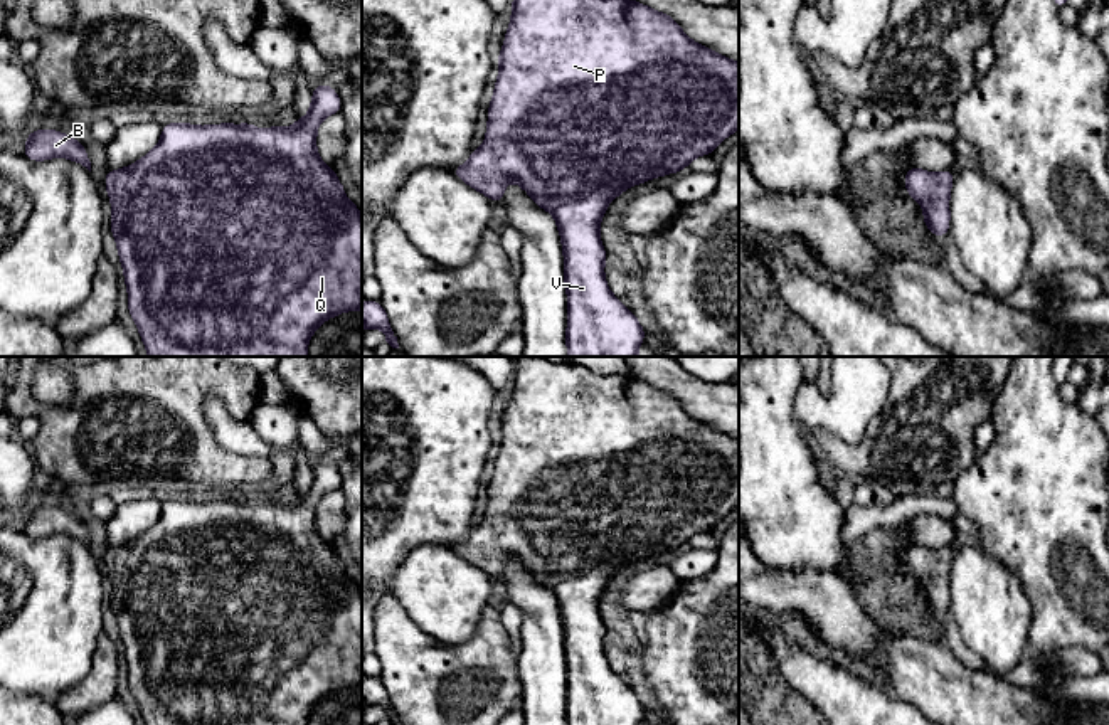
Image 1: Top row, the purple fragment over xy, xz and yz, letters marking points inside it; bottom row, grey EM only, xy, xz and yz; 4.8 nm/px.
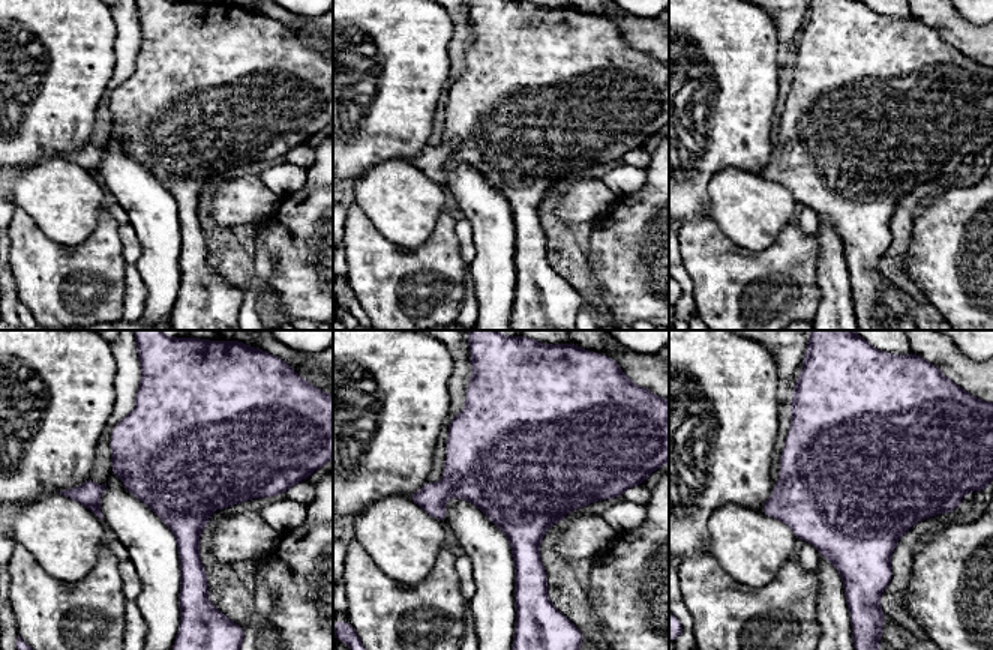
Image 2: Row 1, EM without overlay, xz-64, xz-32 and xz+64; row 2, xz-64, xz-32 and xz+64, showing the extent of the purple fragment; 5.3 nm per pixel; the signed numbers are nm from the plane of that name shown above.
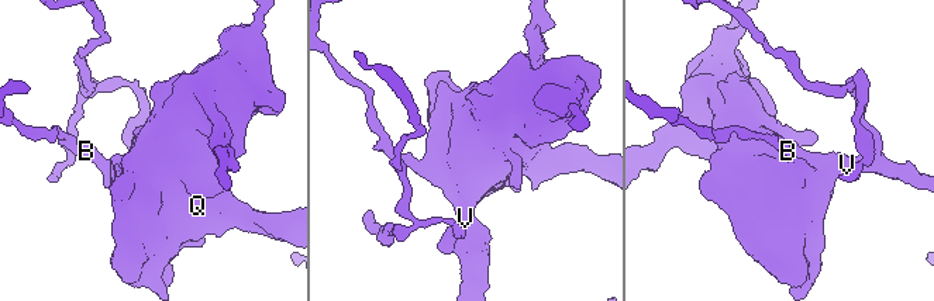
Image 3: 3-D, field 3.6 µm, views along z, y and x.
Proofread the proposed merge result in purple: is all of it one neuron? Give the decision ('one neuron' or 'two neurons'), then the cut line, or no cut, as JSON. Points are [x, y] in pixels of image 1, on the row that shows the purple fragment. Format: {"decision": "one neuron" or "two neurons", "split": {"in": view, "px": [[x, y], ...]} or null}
{"decision": "one neuron", "split": null}

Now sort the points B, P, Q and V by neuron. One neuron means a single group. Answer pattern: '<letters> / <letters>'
B P Q V

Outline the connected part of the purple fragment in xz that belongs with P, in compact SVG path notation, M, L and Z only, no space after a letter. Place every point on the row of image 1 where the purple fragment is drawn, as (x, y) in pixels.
M513 0L512 20L505 34L503 49L498 54L498 62L500 69L488 108L485 145L473 150L470 160L453 168L453 173L495 204L501 202L505 185L517 182L540 209L554 215L564 251L564 283L567 289L565 343L569 357L638 357L638 348L646 331L606 284L606 251L599 239L601 219L608 204L626 188L687 168L693 158L712 155L720 140L729 138L739 130L739 62L695 44L670 15L634 0Z

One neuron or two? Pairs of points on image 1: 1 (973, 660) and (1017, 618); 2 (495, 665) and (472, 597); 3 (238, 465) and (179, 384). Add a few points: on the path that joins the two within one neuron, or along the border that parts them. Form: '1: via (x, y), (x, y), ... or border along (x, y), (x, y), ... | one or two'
1: border along (955, 621), (960, 638), (983, 661), (988, 672) | two
2: border along (495, 603), (463, 641), (445, 641) | two
3: via (214, 453), (179, 412), (179, 407) | one

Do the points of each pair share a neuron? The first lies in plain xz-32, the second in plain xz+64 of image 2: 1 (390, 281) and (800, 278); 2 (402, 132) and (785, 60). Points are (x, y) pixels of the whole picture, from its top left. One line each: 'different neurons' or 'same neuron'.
1: same neuron
2: different neurons

